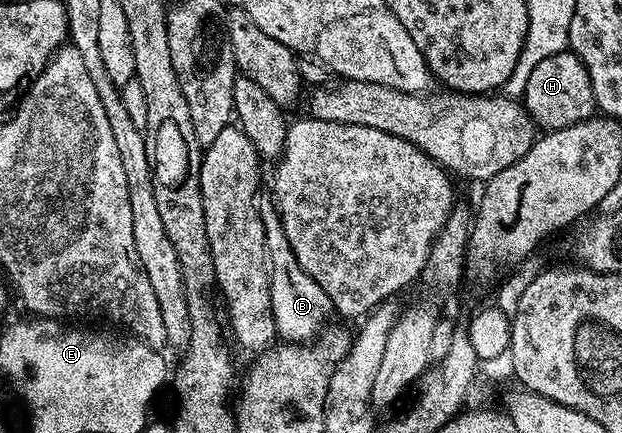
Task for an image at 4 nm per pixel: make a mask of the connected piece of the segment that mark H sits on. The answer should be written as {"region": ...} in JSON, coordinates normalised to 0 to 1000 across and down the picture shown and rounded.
{"region":[[[916,115],[891,125],[859,152],[852,189],[846,189],[839,238],[857,284],[884,305],[923,291],[932,277],[947,275],[960,256],[949,171],[939,145]]]}

